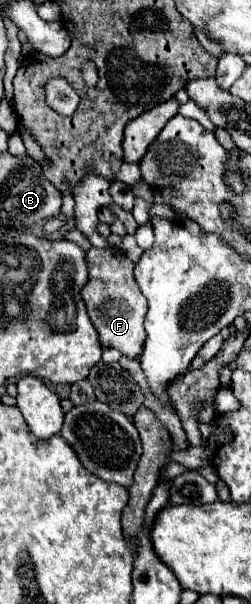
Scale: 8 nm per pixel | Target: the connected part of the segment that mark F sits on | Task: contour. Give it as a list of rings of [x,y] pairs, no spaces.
[[[91,247],[85,253],[85,261],[89,269],[89,281],[81,289],[81,297],[87,305],[89,319],[99,333],[101,345],[115,347],[125,357],[137,359],[143,351],[143,341],[145,341],[143,317],[147,313],[147,299],[143,297],[143,293],[135,283],[133,261],[127,259],[125,253],[113,247],[105,247],[105,249]]]

